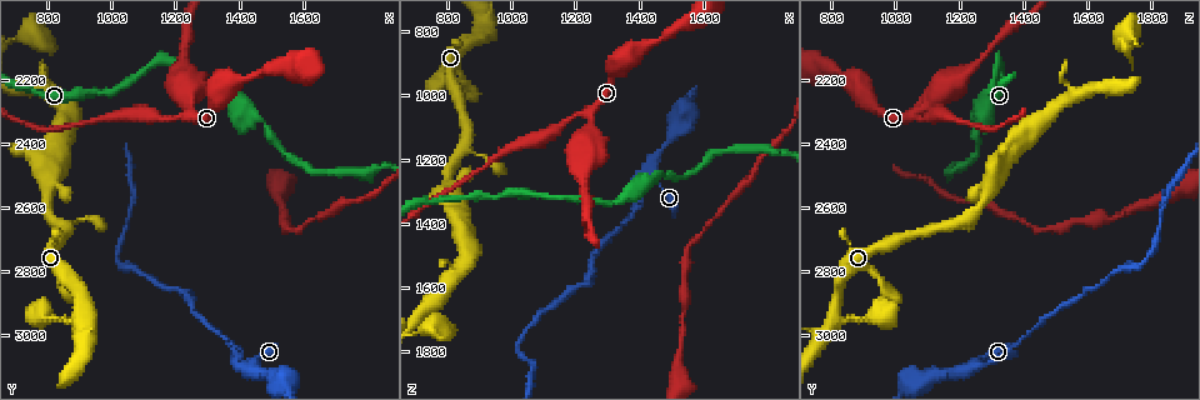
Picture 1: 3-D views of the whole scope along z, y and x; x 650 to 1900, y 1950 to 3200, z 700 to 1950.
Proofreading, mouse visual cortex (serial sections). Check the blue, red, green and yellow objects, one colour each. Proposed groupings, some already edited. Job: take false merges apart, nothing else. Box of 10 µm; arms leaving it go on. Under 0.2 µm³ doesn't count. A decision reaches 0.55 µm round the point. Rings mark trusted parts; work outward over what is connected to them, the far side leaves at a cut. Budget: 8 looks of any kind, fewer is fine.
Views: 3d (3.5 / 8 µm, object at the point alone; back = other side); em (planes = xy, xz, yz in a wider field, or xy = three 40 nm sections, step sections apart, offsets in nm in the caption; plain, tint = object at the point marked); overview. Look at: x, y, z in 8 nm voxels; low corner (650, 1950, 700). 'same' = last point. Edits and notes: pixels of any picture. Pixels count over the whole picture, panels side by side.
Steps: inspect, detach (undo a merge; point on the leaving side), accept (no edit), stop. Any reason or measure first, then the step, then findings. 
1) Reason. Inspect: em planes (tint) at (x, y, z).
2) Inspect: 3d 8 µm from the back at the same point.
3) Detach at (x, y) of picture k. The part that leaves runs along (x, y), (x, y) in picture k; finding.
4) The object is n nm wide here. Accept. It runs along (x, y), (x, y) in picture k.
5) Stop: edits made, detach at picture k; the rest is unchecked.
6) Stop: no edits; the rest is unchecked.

Sharp bend. Inspect: 3d 3.5 µm at (1400, 3100, 1260).

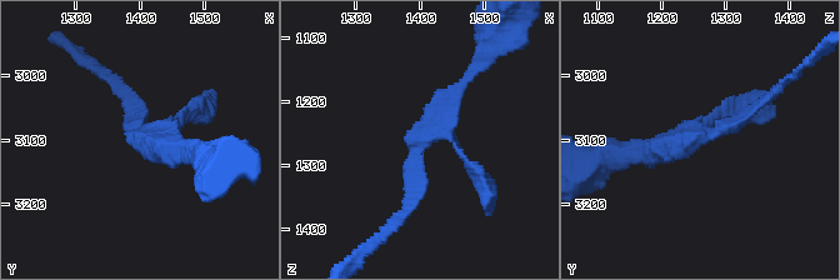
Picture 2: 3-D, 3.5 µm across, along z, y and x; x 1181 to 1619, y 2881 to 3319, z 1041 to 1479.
Need the tissue. Inspect: em xy step 1 (tint) at (1400, 3105, 1255).

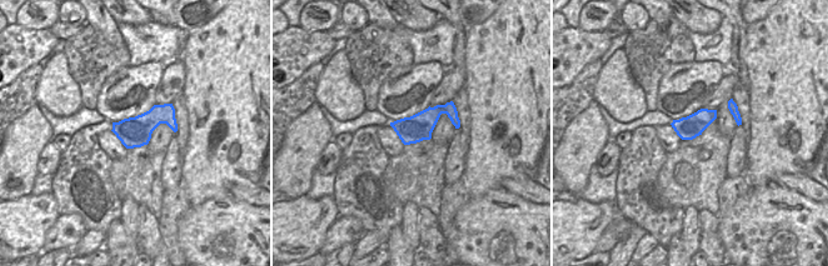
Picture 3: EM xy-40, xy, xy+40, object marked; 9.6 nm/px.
The object is 260 nm wide here. Accept. It runs along (468, 164), (433, 121), (410, 205) in picture 2; one cell here.

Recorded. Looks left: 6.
Inspect: 3d 3.5 µm at (910, 2930, 810).

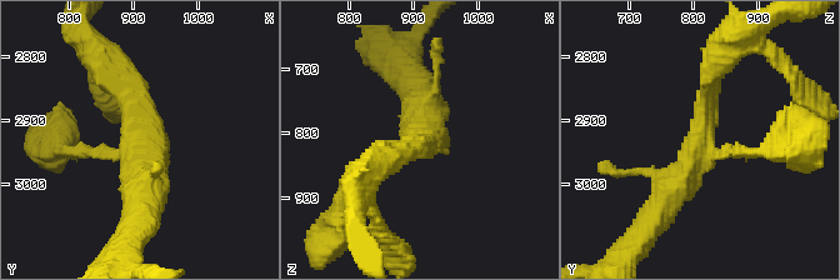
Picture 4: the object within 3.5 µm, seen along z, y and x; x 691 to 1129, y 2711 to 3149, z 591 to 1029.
Now the EM. Inspect: em xy step 5 (tint) at (905, 2940, 815).

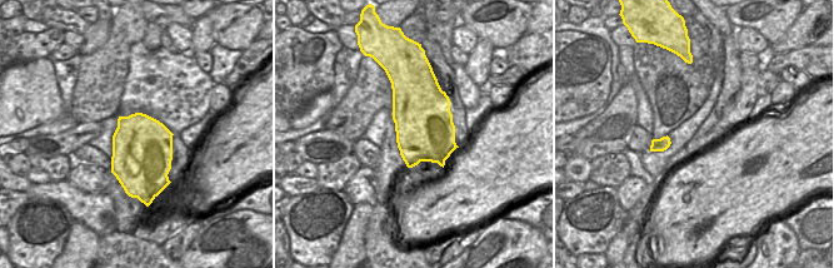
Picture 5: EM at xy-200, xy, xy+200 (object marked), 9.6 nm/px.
Accept. It runs along (714, 71), (701, 144), (656, 216) in picture 4; all the same cell.

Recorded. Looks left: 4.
Calibre changes. Inspect: 3d 3.5 µm at (1240, 2280, 1100).

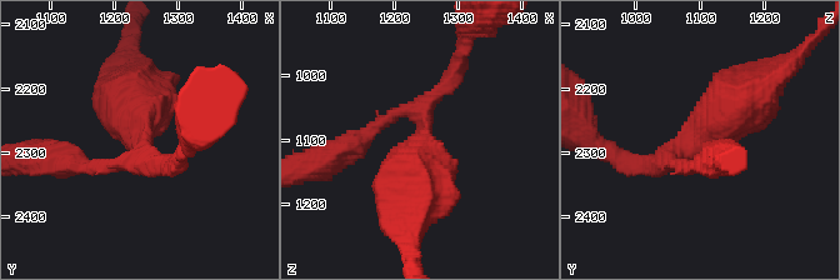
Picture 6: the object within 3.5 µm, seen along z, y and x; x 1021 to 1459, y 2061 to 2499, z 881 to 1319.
3 arms meet here. Accept. It runs along (638, 164), (691, 149), (761, 84) in picture 6; one cell here.

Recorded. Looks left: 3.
Thin neck. Inspect: 3d 3.5 µm from the back at (970, 2240, 1320).

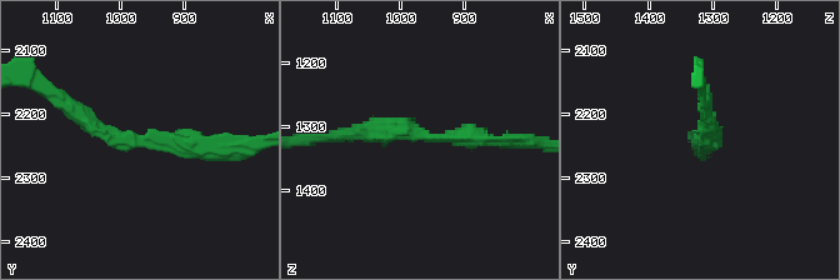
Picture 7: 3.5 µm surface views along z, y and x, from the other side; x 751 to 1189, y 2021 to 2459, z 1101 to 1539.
Shape alone is not enough. Inspect: em xy step 5 (tint) at (970, 2240, 1315).

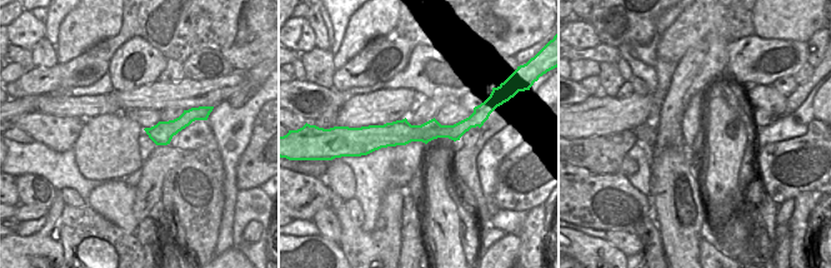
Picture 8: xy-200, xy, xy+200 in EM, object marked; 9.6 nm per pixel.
Accept. It runs along (228, 144), (120, 140), (70, 105) in picture 7; one cell here.

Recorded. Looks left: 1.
Stop: no edits; the rest is unchecked.

